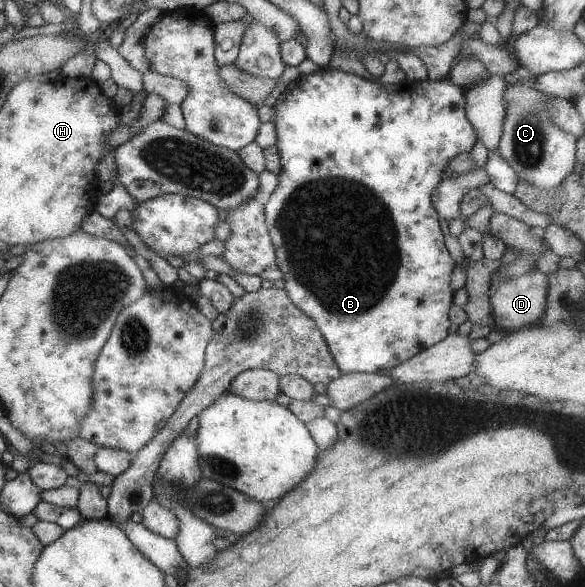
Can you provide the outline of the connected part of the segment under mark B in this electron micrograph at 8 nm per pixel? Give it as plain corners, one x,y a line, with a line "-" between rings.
318,69
313,75
300,76
297,87
281,103
276,102
272,107
282,172
278,175
278,186
265,204
264,217
272,243
277,247
276,267
284,273
285,289
292,303
317,323
330,348
331,357
343,374
392,369
449,334
452,325
450,308
454,299
450,277
457,265
444,244
444,233
432,193
448,174
445,172
448,163
456,155
469,153
478,138
465,113
466,91
466,87
454,84
448,78
382,84
378,79
369,81
342,71

